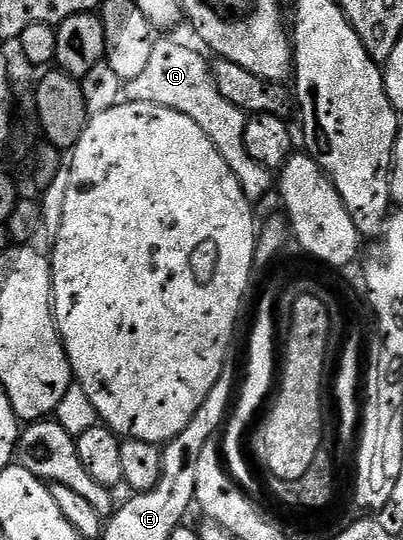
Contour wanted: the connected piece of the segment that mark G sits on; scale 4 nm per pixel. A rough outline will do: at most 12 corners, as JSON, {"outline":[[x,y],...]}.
{"outline":[[157,39],[134,102],[194,118],[259,202],[273,169],[246,154],[248,116],[222,98],[205,53]]}

